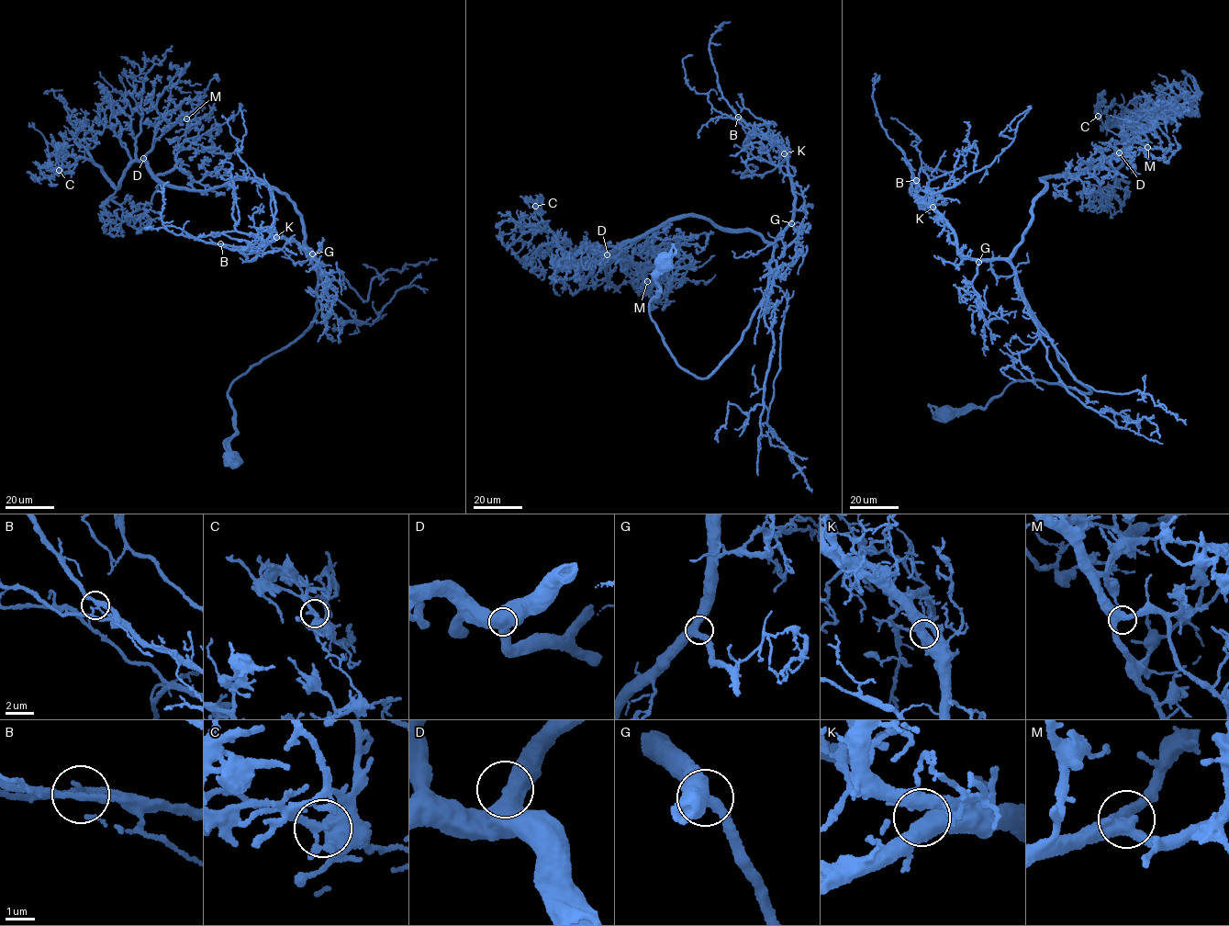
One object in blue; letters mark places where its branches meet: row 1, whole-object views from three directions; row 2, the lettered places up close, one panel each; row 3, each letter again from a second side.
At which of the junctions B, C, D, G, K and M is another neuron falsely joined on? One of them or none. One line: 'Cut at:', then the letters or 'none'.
Cut at: C

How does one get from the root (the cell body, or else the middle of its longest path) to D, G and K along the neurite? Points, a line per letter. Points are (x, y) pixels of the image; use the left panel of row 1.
D: (232, 457), (231, 384), (288, 346), (318, 311), (304, 225), (286, 196), (261, 181), (174, 187), (143, 158)
G: (232, 457), (227, 450), (237, 429), (228, 392), (239, 377), (311, 325), (318, 277), (304, 243), (312, 254)
K: (232, 457), (231, 384), (288, 346), (318, 311), (318, 275), (304, 243), (311, 252), (276, 237)

